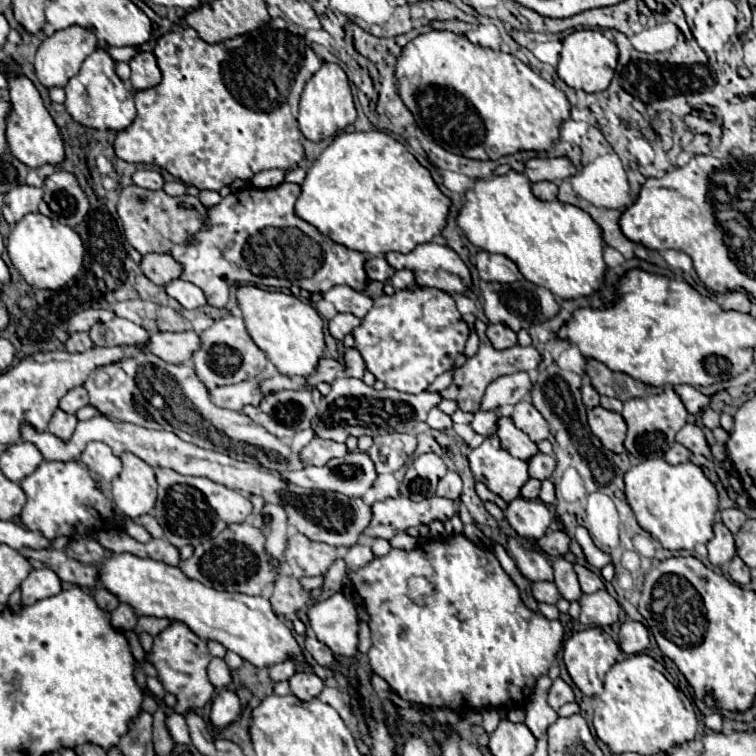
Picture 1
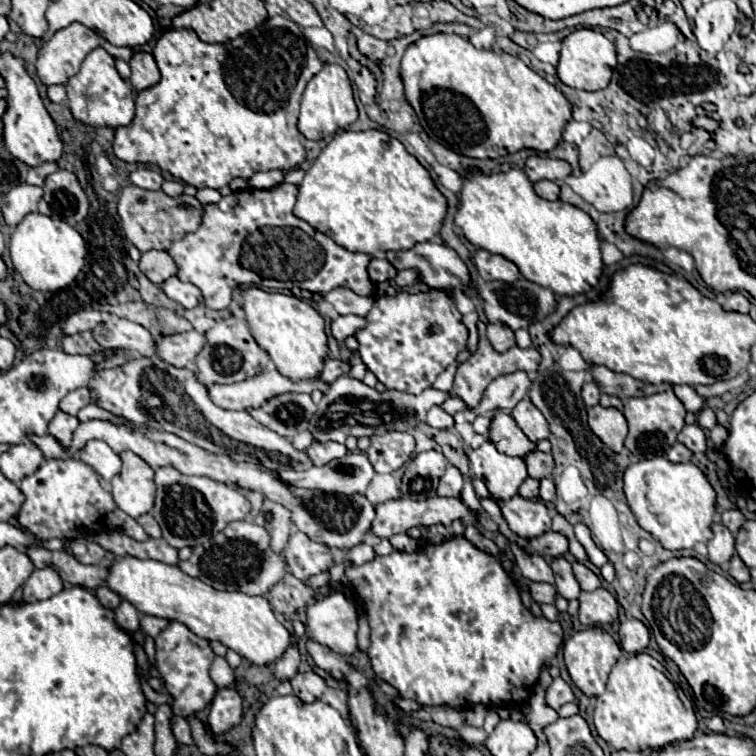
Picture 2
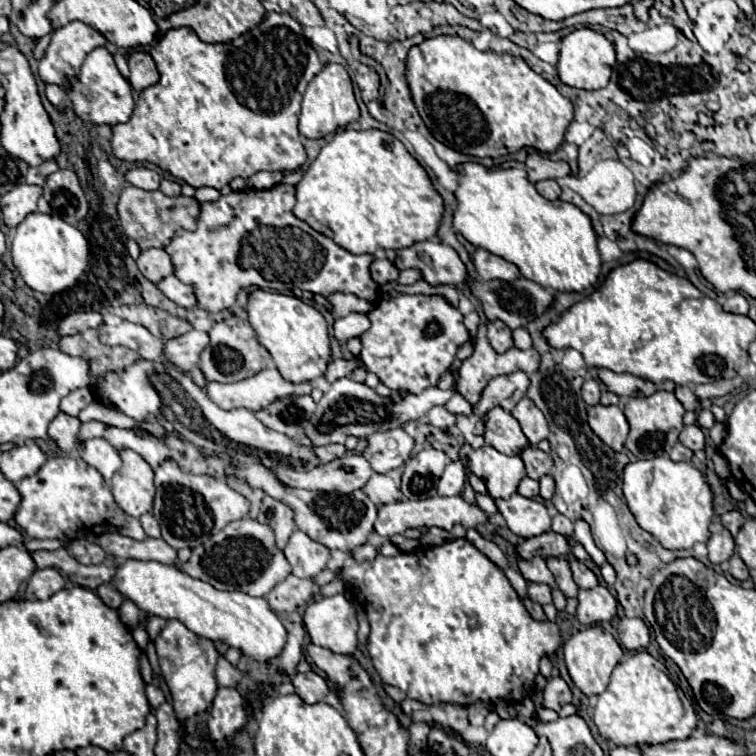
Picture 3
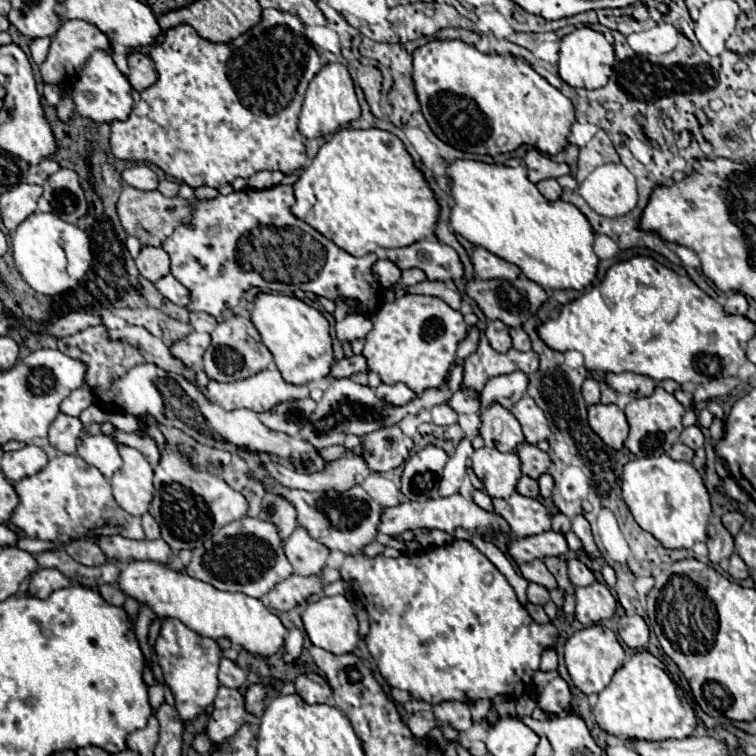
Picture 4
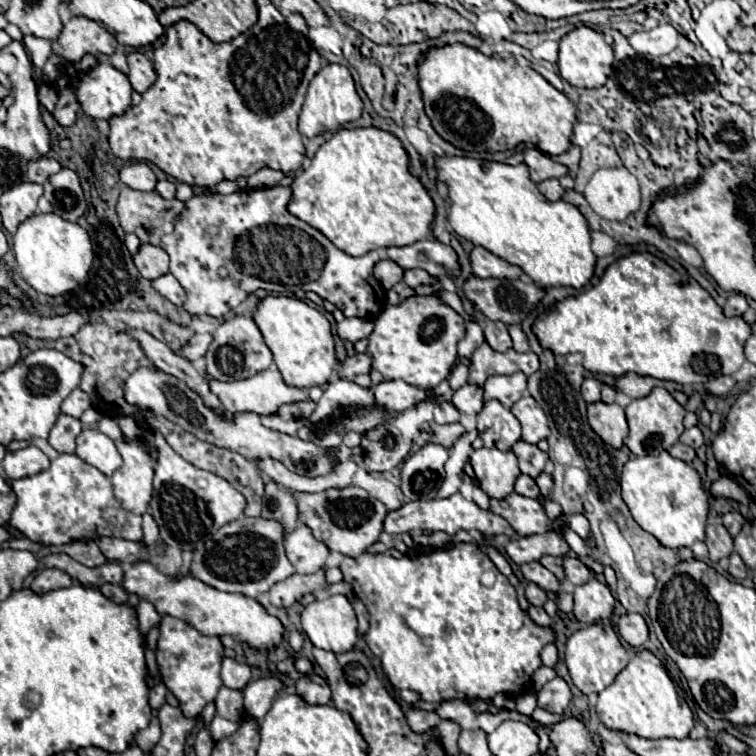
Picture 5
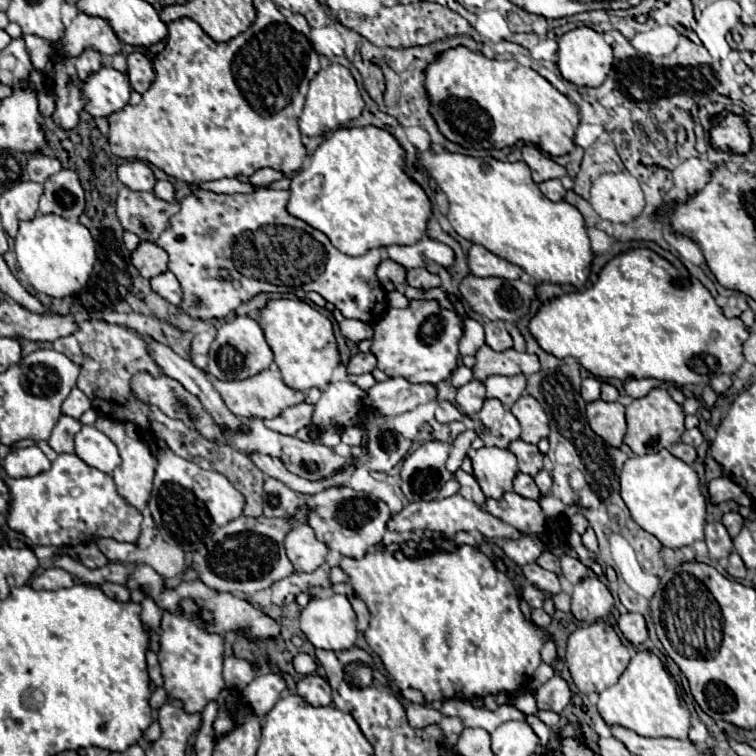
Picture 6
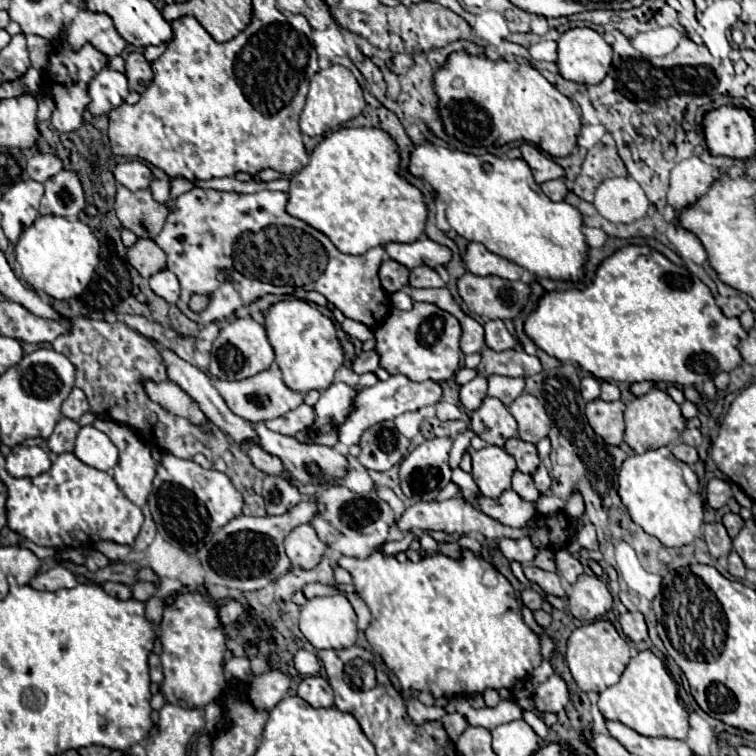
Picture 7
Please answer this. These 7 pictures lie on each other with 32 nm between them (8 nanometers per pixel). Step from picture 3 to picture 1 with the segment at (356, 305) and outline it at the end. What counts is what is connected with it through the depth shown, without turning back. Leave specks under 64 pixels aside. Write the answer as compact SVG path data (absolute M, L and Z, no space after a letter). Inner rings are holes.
M336 286L336 288L332 288L324 298L328 302L332 302L338 312L342 312L342 314L350 312L350 314L354 314L358 318L364 318L368 314L368 310L372 308L372 298L370 296L364 298L362 294L350 290L348 286Z

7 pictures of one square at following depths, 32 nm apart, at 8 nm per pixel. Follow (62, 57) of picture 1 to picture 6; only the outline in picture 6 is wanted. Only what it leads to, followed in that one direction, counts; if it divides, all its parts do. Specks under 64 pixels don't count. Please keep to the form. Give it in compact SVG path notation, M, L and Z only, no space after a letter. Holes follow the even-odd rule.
M78 12L72 24L64 30L62 40L56 42L56 50L78 56L88 46L92 50L98 50L100 54L114 56L122 50L124 44L120 44L120 40L116 40L116 32L108 28L108 20Z

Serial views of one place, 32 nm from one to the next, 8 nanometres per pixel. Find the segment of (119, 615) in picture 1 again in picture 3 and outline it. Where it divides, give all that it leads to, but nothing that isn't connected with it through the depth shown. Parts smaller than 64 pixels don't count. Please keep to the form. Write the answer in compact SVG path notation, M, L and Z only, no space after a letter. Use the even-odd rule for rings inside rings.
M126 600L120 606L120 618L130 630L134 630L138 624L138 618L140 618L140 608L136 608L136 604L132 604L132 600Z

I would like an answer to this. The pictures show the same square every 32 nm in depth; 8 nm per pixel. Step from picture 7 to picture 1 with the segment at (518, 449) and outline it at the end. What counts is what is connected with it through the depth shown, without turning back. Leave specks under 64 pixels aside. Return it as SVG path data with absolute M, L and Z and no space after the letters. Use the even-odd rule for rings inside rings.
M538 452L536 456L532 456L532 460L528 460L528 472L530 472L530 478L536 478L536 480L546 480L552 476L556 468L556 462L552 456L548 454L542 454Z

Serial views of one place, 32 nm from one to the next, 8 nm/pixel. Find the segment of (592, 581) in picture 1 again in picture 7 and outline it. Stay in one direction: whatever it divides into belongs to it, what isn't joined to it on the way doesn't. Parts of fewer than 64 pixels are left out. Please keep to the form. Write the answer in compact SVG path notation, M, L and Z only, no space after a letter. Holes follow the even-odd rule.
M566 548L558 550L558 552L554 554L554 558L556 558L558 574L560 574L562 578L566 578L570 584L574 584L576 578L584 572L584 568L582 568L582 564L578 562L578 558L574 558Z

